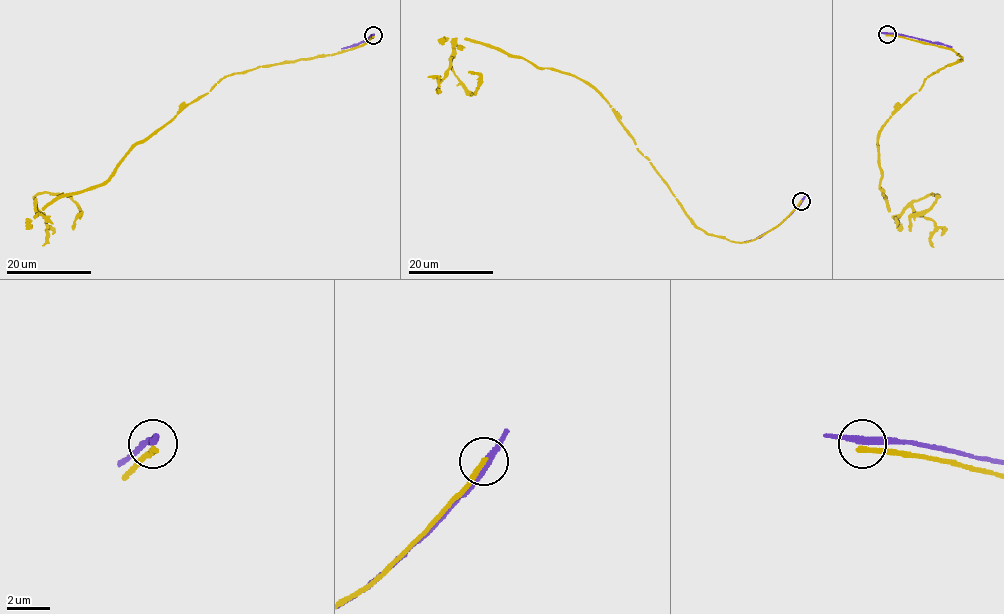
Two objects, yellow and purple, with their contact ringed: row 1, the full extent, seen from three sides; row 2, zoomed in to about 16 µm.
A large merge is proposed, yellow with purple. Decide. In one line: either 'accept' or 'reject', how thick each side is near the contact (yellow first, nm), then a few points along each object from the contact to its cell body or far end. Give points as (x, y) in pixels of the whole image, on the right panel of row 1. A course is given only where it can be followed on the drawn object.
reject | 240/280 nm | yellow via (887, 34), (963, 57), (928, 76), (877, 141), (889, 212), (936, 195), (910, 230) | purple via (887, 34), (903, 34), (952, 47)

